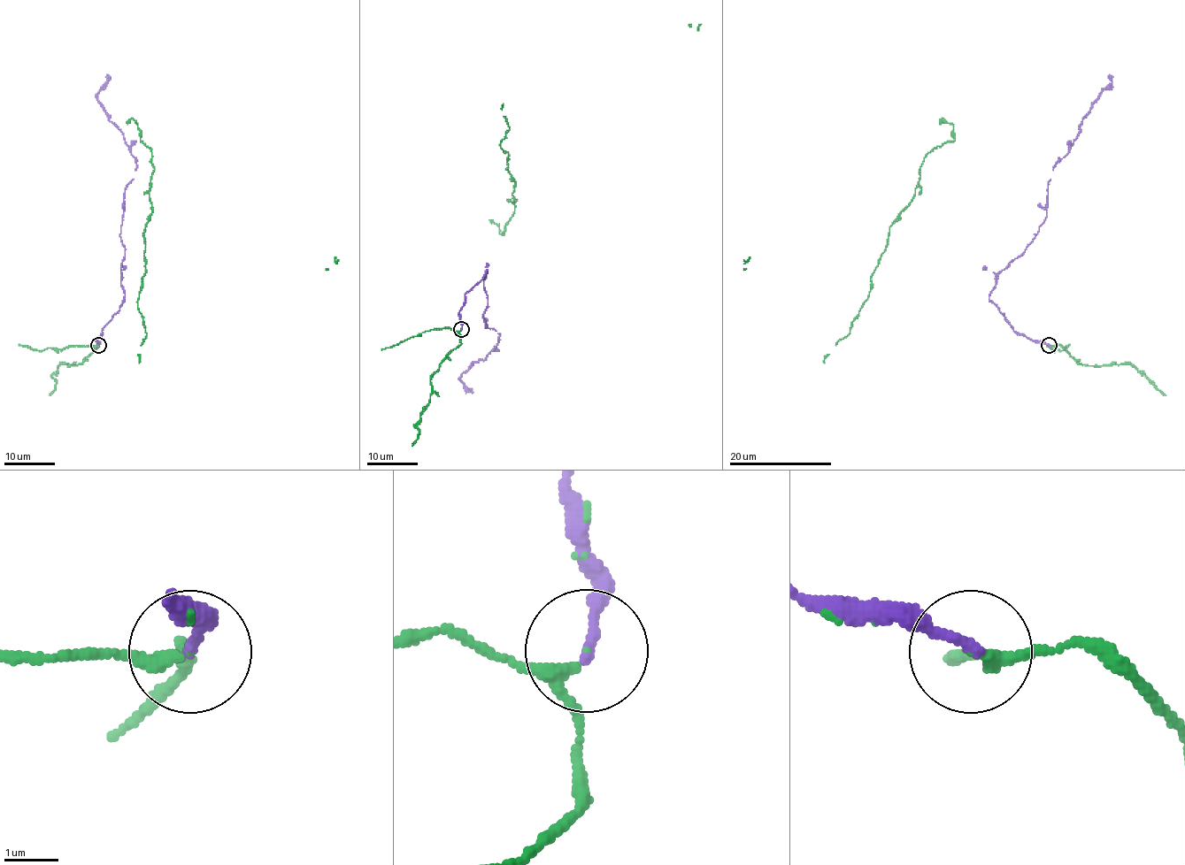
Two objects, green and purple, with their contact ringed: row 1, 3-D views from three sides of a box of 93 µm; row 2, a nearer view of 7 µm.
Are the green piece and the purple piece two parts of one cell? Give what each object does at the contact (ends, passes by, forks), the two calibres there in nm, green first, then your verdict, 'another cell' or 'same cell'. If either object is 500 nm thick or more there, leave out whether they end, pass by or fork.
green passes by; purple ends; calibres 170 and 190 nm; same cell

